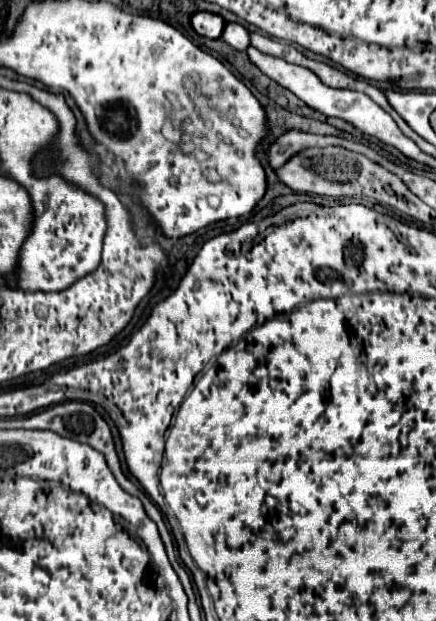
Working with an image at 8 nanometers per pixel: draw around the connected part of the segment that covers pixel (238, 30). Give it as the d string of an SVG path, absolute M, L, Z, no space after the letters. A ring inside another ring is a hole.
M227 23L225 25L225 31L223 31L223 41L227 41L233 49L237 51L245 51L251 41L249 41L249 31L239 25L239 23Z

